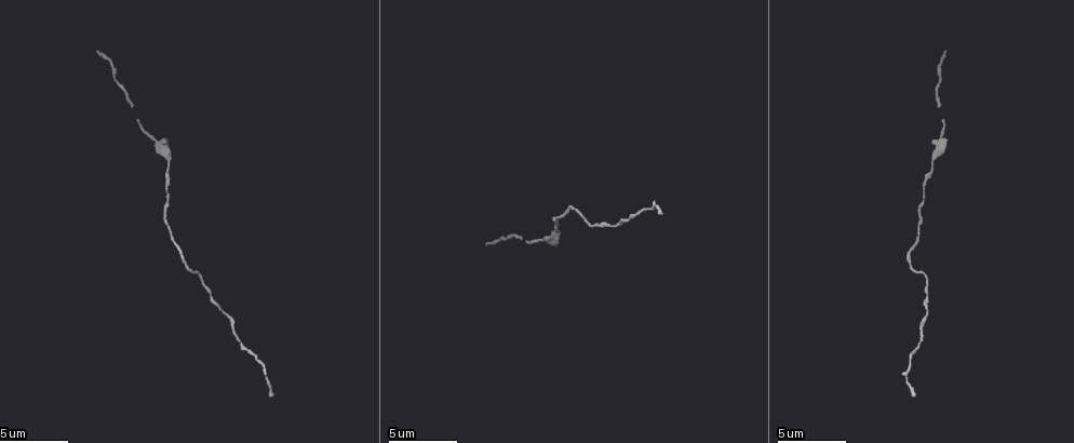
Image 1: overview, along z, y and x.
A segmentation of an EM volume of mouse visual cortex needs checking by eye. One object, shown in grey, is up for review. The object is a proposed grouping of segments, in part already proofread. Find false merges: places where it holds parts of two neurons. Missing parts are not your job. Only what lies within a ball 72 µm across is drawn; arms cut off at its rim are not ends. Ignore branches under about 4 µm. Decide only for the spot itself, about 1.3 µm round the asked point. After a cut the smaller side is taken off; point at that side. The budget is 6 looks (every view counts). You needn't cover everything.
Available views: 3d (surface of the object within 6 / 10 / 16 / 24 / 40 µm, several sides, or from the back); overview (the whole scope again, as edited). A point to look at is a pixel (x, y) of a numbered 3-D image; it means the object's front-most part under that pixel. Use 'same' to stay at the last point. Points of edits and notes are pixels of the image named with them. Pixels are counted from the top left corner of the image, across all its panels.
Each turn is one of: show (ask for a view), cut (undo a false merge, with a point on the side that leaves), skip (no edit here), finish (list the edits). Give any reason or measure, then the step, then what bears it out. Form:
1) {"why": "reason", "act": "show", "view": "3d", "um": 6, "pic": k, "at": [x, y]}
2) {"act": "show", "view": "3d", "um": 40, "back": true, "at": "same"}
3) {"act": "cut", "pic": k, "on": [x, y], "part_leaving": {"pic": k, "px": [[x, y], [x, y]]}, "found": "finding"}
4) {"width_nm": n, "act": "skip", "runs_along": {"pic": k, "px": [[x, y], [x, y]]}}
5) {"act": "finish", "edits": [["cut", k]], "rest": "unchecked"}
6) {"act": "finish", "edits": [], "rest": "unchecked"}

{"why": "thin neck", "act": "show", "view": "3d", "um": 16, "pic": 1, "at": [924, 201]}

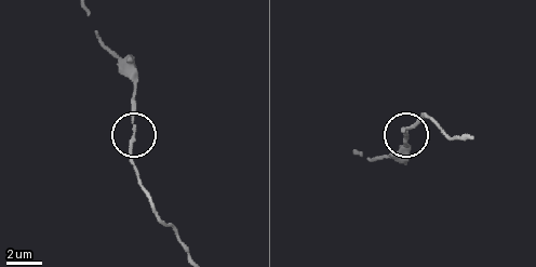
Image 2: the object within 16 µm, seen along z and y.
{"act": "show", "view": "3d", "um": 6, "pic": 2, "at": [135, 132]}

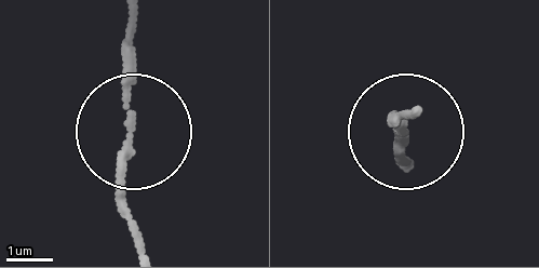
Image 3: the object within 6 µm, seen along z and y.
{"act": "skip", "runs_along": {"pic": 3, "px": [[139, 232], [120, 190], [132, 16]]}, "found": "all the same neuron"}

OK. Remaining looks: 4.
{"why": "calibre changes", "act": "show", "view": "3d", "um": 10, "pic": 1, "at": [539, 242]}

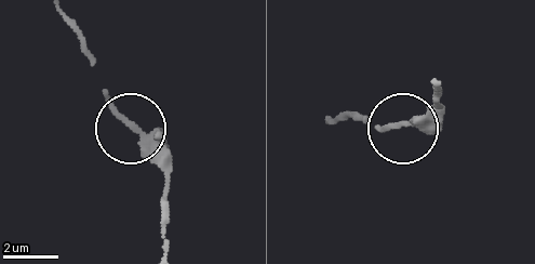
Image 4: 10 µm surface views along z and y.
{"width_nm": 280, "act": "skip", "found": "all the same neuron"}

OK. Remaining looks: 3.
{"why": "narrows sharply", "act": "show", "view": "3d", "um": 10, "pic": 1, "at": [614, 225]}

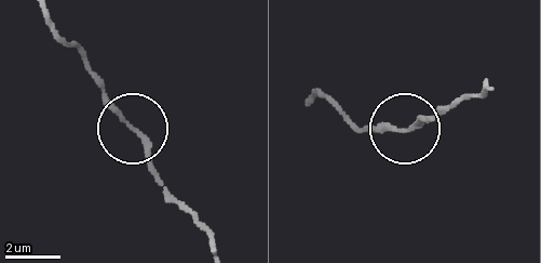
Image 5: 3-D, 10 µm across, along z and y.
{"width_nm": 160, "act": "skip", "found": "all the same neuron"}

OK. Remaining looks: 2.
{"act": "finish", "edits": [], "rest": "unchecked"}

